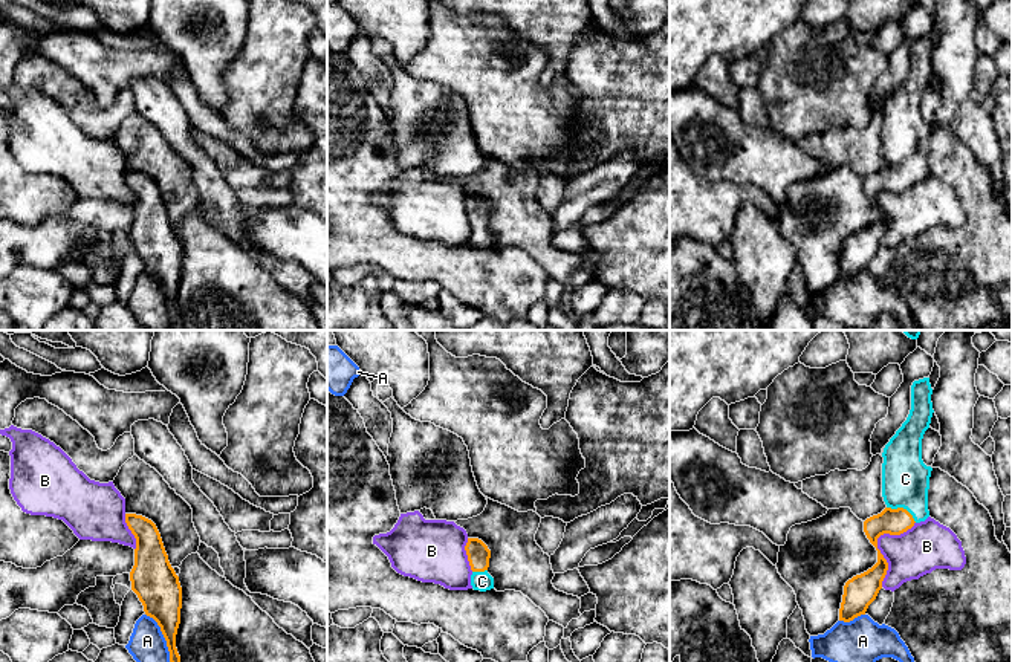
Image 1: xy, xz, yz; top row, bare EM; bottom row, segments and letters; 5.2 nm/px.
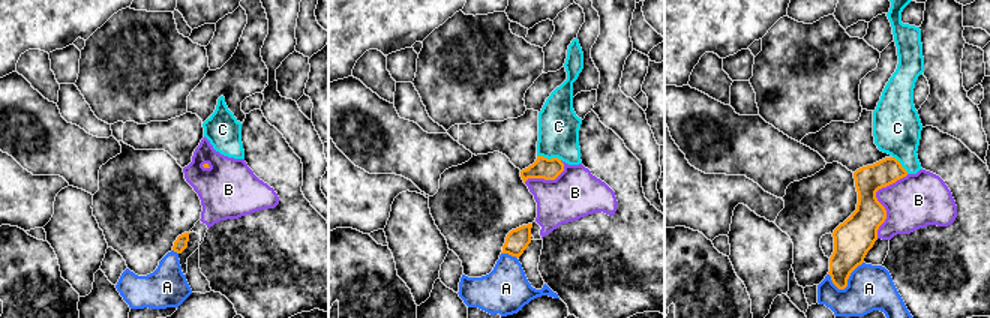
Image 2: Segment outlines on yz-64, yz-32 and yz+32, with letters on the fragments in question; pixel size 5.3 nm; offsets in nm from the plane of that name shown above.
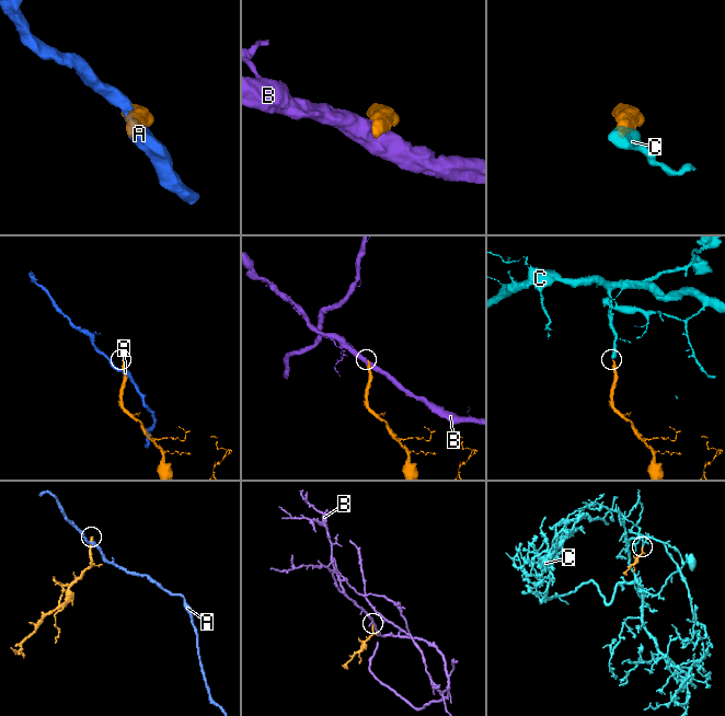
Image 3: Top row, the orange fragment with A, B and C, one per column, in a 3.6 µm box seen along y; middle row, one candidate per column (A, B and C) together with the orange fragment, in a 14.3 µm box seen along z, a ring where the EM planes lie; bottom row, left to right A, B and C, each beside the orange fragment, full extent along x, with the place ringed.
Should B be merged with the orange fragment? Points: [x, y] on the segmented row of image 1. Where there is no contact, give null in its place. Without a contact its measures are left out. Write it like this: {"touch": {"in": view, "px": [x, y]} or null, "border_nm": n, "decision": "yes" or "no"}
{"touch": {"in": "yz", "px": [876, 543]}, "border_nm": 380, "decision": "no"}

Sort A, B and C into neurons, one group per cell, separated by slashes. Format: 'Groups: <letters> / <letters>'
Groups: A / B / C

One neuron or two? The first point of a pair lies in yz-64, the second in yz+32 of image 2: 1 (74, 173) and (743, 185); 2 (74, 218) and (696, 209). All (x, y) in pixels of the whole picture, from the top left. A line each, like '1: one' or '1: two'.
1: two
2: two

